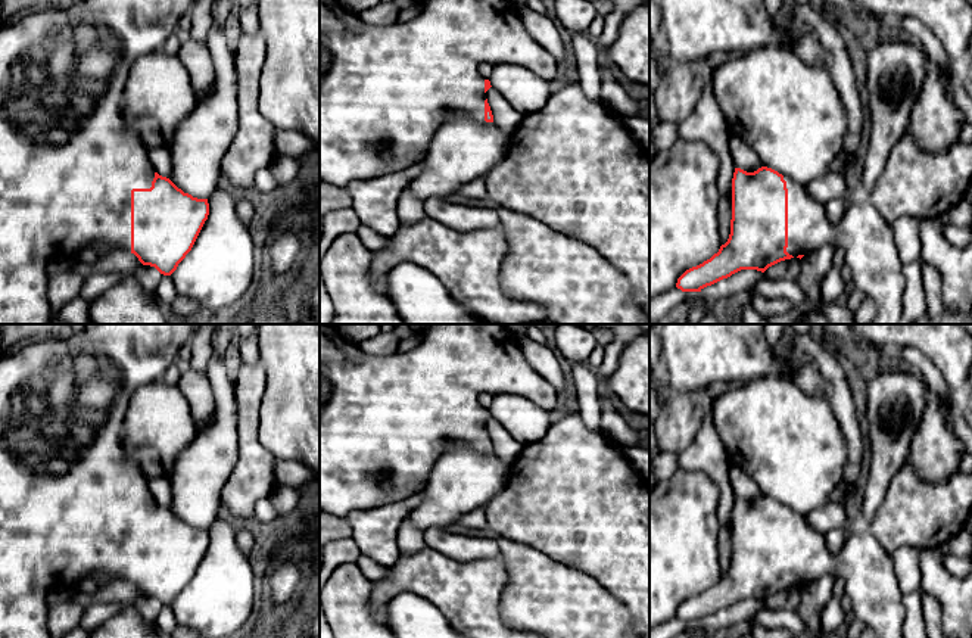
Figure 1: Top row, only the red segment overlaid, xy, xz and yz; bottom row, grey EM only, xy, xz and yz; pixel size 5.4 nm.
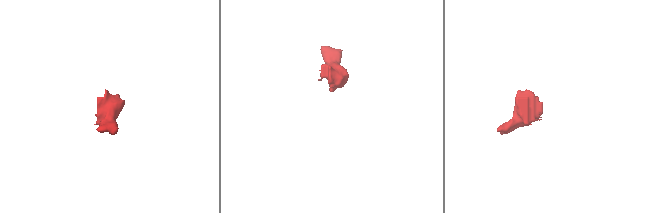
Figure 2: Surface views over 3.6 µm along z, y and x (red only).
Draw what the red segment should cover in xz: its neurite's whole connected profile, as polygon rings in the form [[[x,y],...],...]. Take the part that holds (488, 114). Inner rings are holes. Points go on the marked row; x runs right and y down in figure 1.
[[[320,0],[320,50],[323,52],[320,57],[320,181],[339,189],[346,189],[353,181],[380,178],[423,164],[433,137],[451,112],[465,115],[479,122],[493,122],[493,115],[486,99],[486,91],[492,85],[489,80],[480,75],[480,63],[490,63],[493,66],[513,63],[524,66],[548,83],[555,78],[558,63],[548,50],[529,35],[511,0],[423,0],[423,10],[414,19],[380,27],[364,24],[340,0]]]

